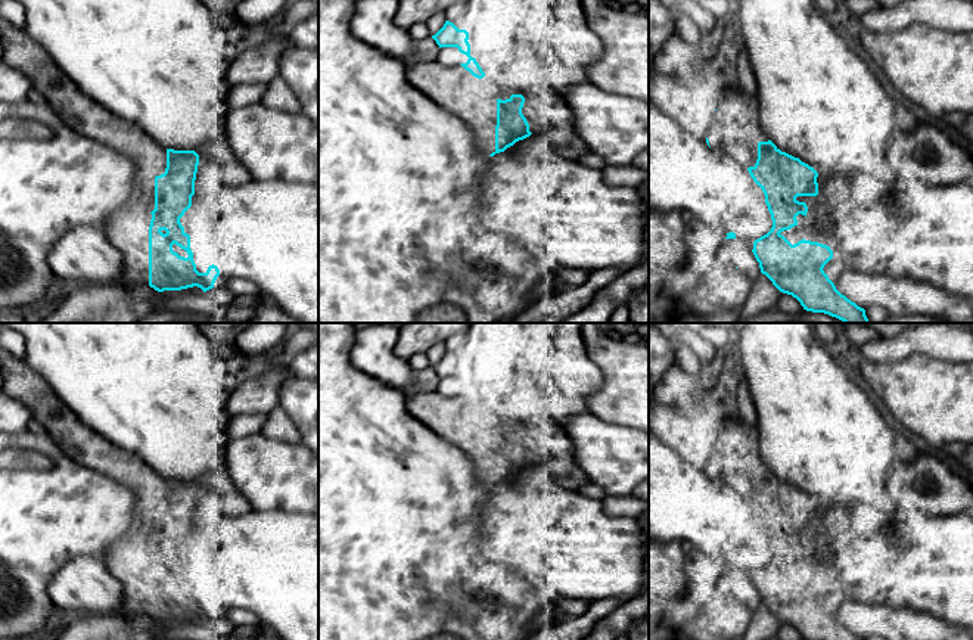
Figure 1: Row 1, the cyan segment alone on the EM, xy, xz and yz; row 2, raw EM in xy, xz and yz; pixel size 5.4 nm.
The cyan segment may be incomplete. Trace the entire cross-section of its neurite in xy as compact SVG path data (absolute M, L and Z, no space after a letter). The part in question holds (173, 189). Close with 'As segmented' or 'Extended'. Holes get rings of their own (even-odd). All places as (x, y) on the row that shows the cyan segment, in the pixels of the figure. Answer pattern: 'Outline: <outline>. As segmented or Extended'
Outline: M0 18L3 60L24 72L43 99L63 122L77 133L109 146L134 162L134 189L124 206L102 227L109 242L124 257L122 279L130 286L150 286L158 292L181 291L198 286L203 292L214 288L220 270L209 265L205 273L196 270L190 236L180 218L192 206L199 155L195 150L165 149L136 124L125 121L84 94L55 63L46 49L32 40L24 28Z. Extended

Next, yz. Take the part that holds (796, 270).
Outline: M742 88L725 91L715 109L706 143L714 150L727 153L740 165L746 167L753 181L765 195L773 227L767 234L753 242L752 249L759 262L761 273L765 274L780 292L796 298L806 311L824 313L843 323L870 323L865 310L842 295L824 273L824 265L833 258L830 246L805 239L792 245L781 234L784 230L798 226L796 217L799 214L806 217L806 204L799 202L796 198L818 195L818 173L799 158L781 152L768 139L761 127L756 96Z. Extended

